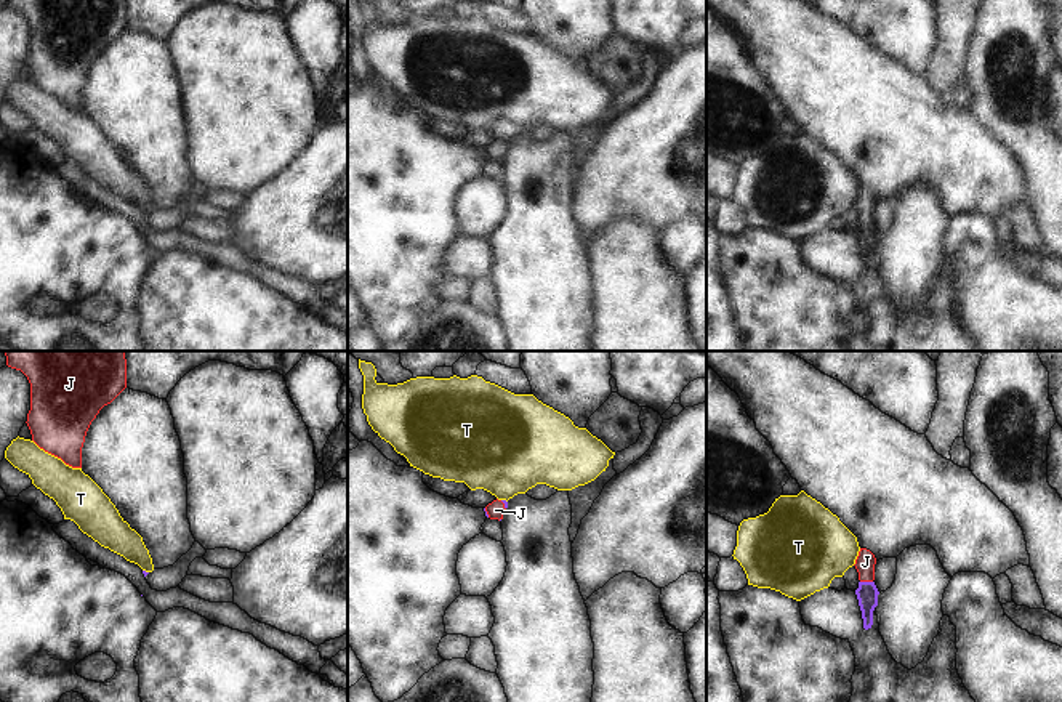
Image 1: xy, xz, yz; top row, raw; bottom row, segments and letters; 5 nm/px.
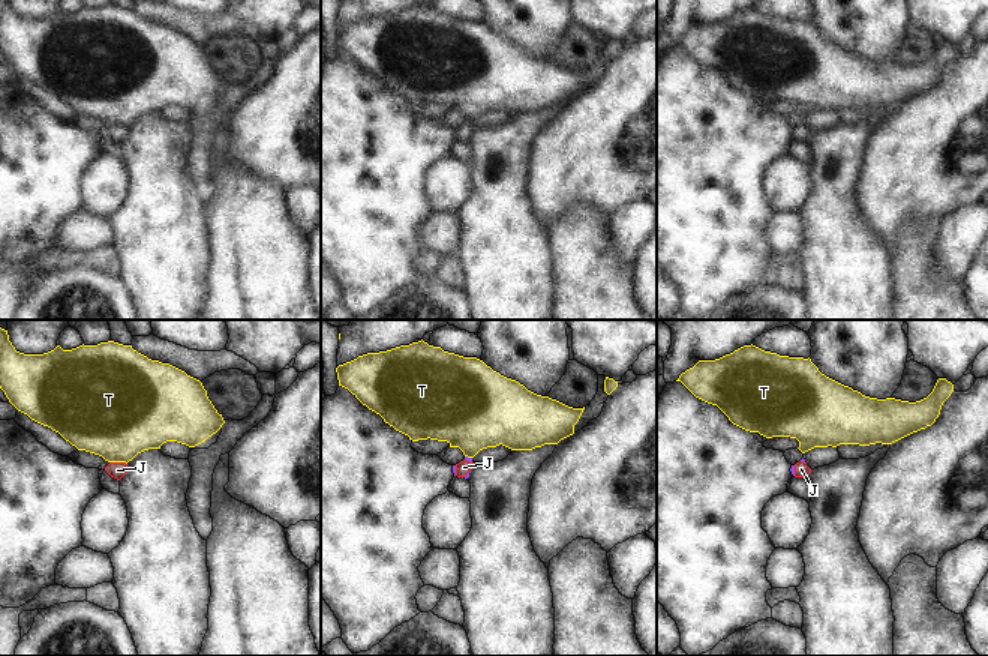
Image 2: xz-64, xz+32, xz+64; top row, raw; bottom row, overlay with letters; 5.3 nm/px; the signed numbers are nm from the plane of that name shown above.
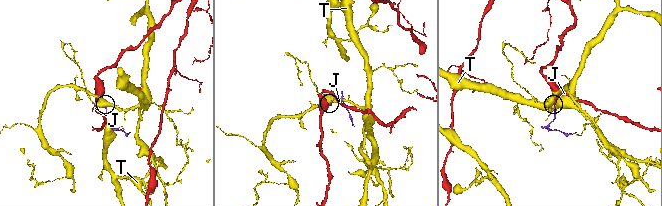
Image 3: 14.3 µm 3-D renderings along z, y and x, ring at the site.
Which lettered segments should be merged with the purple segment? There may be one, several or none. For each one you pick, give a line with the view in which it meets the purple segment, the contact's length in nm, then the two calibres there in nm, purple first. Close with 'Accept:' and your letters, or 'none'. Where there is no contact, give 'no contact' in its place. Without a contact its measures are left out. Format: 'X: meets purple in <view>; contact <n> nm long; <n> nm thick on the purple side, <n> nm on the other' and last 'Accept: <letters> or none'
J: meets purple in yz; contact 60 nm long; 110 nm thick on the purple side, 100 nm on the other
Accept: J

